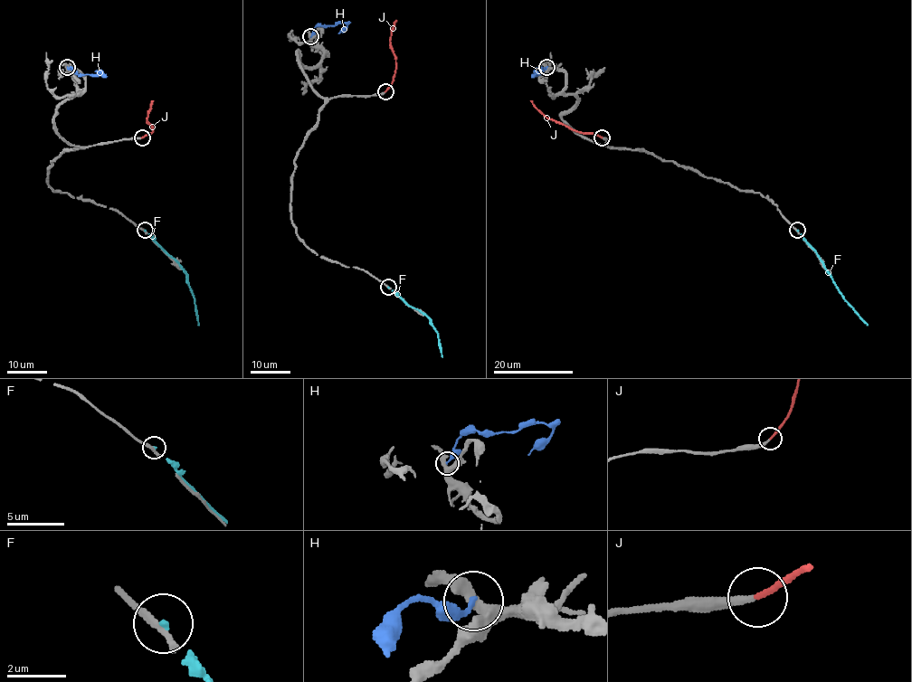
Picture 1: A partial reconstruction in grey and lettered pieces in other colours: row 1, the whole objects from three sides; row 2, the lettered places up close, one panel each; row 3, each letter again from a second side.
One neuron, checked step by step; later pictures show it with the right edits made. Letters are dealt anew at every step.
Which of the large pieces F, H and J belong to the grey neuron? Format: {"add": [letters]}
{"add": ["J"]}

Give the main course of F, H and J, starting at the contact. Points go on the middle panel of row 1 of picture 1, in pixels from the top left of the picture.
F: (387, 287), (429, 319), (437, 332), (442, 357)
H: (310, 36), (314, 28), (344, 22), (347, 25), (338, 33)
J: (385, 91), (393, 80), (395, 62), (390, 40), (391, 30), (396, 20)

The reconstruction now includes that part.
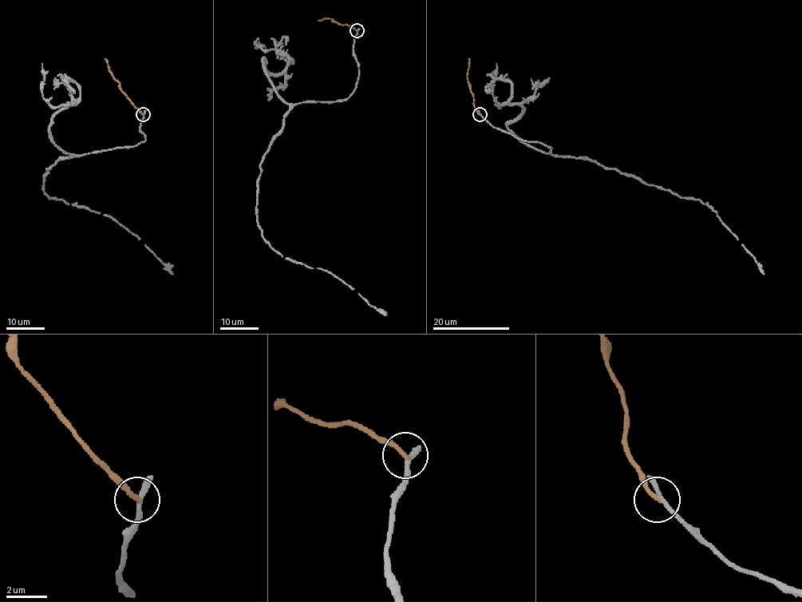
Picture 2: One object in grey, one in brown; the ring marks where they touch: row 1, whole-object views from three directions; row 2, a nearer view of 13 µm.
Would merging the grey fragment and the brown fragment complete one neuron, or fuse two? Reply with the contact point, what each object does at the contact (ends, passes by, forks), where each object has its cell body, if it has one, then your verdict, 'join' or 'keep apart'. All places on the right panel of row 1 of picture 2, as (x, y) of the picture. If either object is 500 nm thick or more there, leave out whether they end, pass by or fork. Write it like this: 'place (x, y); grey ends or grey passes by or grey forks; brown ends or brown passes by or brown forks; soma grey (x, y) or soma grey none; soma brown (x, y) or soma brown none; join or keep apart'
place (480, 114); grey passes by; brown ends; soma grey none; soma brown none; keep apart

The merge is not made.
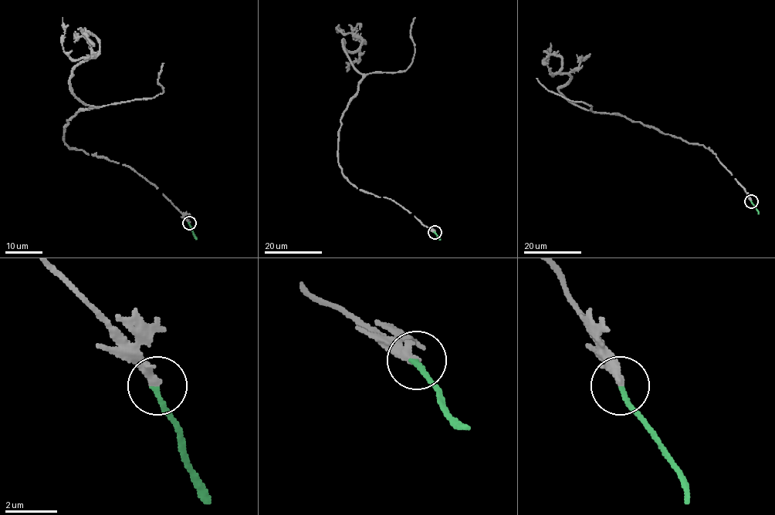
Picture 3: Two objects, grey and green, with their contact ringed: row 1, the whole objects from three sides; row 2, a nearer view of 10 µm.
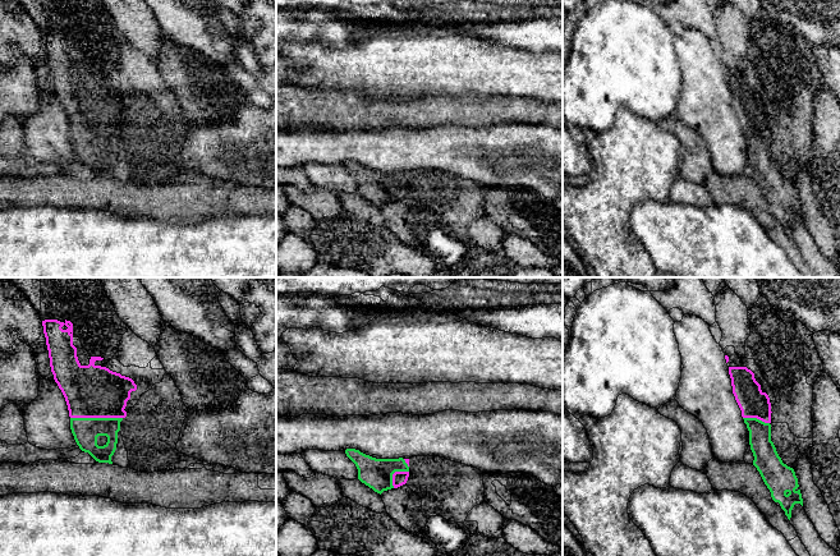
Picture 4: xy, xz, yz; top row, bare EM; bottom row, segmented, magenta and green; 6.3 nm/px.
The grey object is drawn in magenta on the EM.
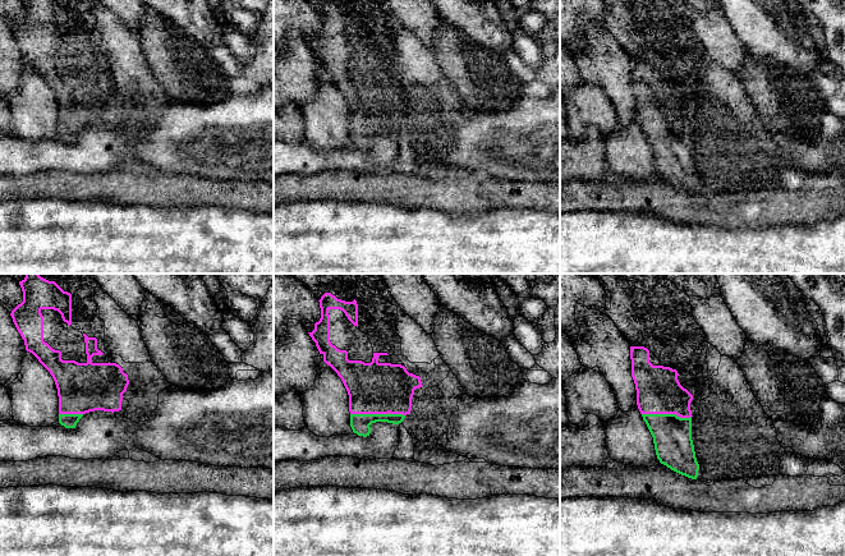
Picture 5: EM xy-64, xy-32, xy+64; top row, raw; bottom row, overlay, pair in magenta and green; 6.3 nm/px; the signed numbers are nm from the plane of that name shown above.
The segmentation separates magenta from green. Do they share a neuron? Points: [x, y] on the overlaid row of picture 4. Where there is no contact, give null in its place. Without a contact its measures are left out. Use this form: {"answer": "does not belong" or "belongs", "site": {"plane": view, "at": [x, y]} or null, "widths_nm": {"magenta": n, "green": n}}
{"answer": "belongs", "site": {"plane": "xy", "at": [96, 417]}, "widths_nm": {"magenta": 340, "green": 160}}

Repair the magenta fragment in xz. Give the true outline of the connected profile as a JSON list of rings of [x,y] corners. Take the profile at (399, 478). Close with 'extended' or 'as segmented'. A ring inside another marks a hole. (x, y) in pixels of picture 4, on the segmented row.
[[[346,449],[345,454],[355,464],[358,479],[380,495],[408,481],[409,459],[376,459],[355,449]]]; extended

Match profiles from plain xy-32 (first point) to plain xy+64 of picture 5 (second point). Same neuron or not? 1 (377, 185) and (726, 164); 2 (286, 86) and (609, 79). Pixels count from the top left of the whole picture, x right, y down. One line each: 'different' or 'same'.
1: different
2: different

